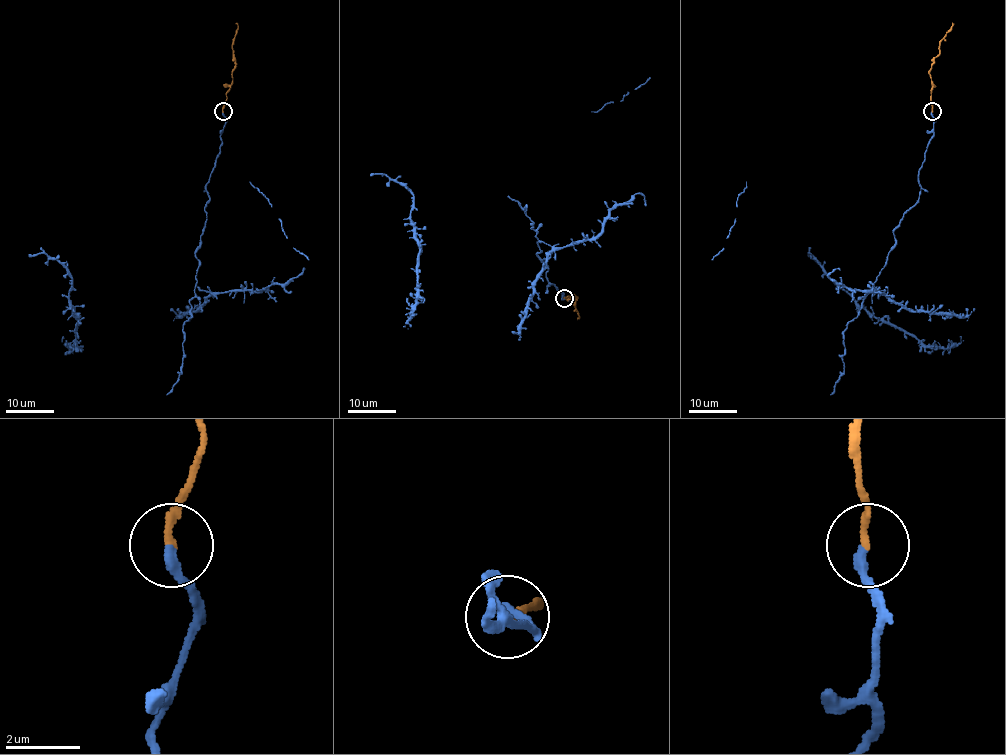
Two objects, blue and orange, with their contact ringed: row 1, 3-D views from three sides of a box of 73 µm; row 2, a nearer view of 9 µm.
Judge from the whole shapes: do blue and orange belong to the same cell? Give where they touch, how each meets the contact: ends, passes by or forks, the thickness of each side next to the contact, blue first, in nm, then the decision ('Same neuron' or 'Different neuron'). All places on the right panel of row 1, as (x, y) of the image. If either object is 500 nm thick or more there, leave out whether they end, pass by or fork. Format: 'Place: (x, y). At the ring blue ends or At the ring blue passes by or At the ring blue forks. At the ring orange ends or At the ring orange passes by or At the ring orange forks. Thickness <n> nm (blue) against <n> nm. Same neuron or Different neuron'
Place: (932, 111). At the ring blue ends. At the ring orange ends. Thickness 280 nm (blue) against 200 nm. Same neuron

